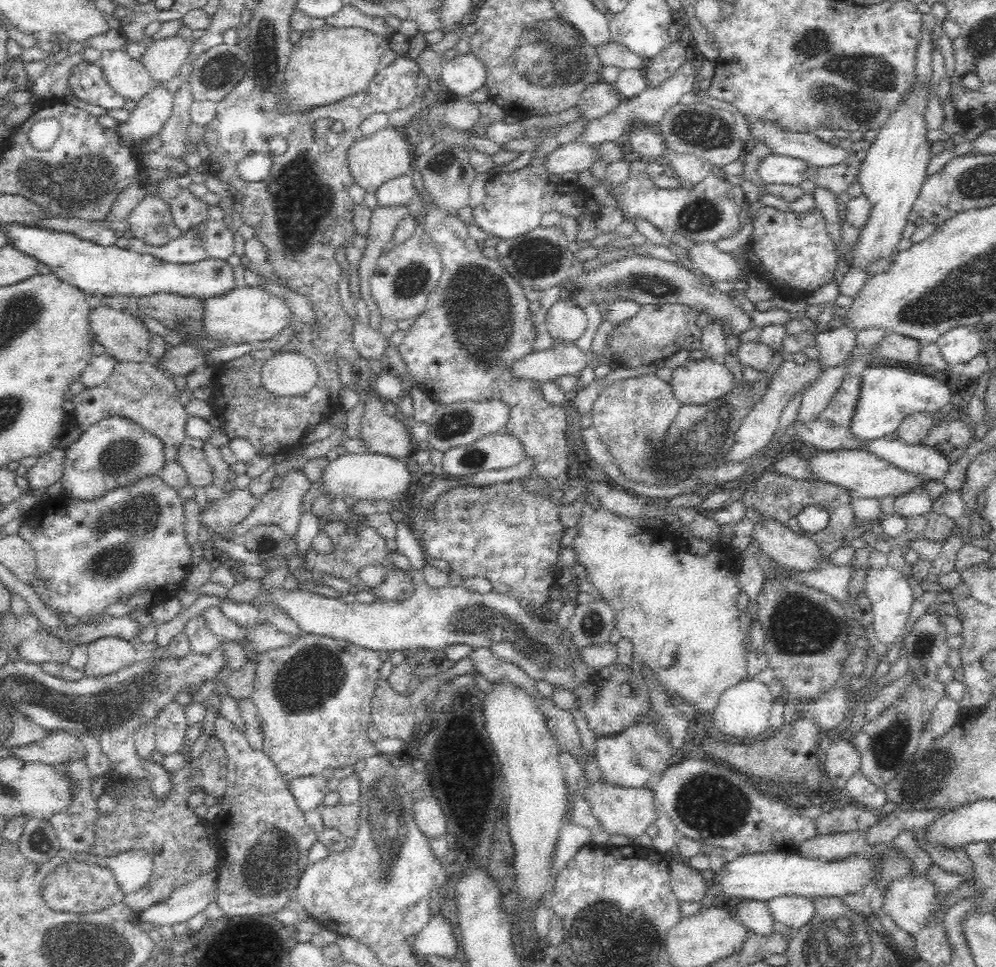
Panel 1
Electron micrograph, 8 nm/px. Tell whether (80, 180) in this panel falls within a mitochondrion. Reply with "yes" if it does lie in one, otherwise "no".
yes

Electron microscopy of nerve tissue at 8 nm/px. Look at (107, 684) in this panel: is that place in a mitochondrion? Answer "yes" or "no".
no

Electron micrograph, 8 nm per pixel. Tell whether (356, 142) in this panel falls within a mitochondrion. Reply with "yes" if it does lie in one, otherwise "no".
no

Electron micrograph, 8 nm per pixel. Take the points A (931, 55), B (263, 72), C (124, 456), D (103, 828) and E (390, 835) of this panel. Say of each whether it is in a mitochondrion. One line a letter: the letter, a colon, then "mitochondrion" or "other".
A: other
B: mitochondrion
C: mitochondrion
D: other
E: mitochondrion

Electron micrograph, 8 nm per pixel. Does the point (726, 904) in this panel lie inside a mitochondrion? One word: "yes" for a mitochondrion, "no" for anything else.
no

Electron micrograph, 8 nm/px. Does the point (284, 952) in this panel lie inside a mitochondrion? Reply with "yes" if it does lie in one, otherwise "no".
no

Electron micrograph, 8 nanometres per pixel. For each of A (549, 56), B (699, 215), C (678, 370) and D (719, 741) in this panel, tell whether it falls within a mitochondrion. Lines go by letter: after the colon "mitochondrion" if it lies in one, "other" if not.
A: mitochondrion
B: mitochondrion
C: other
D: other

